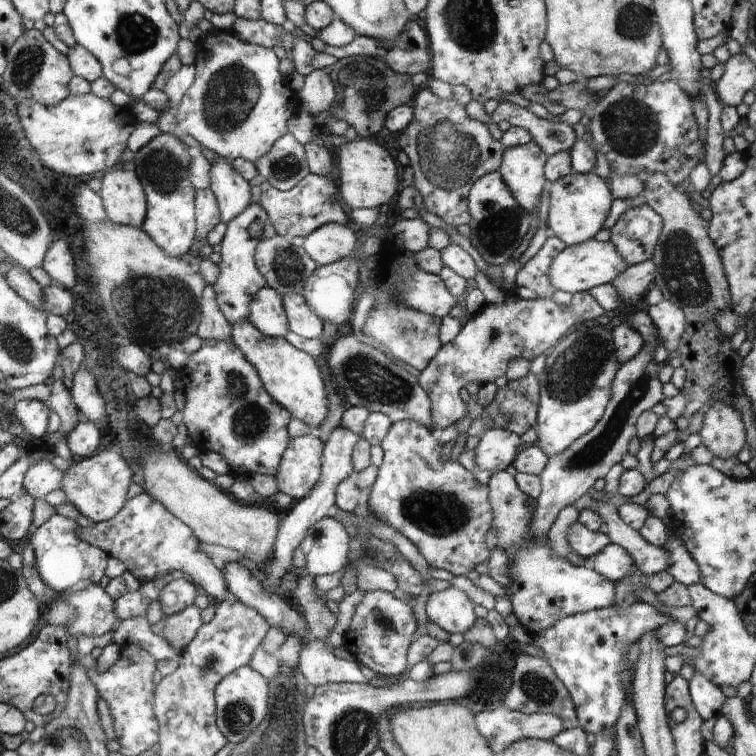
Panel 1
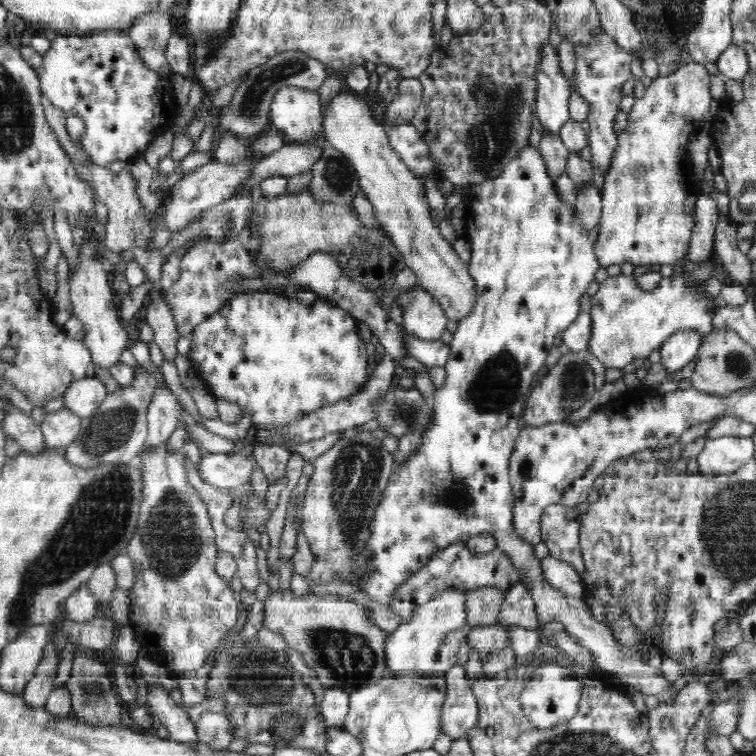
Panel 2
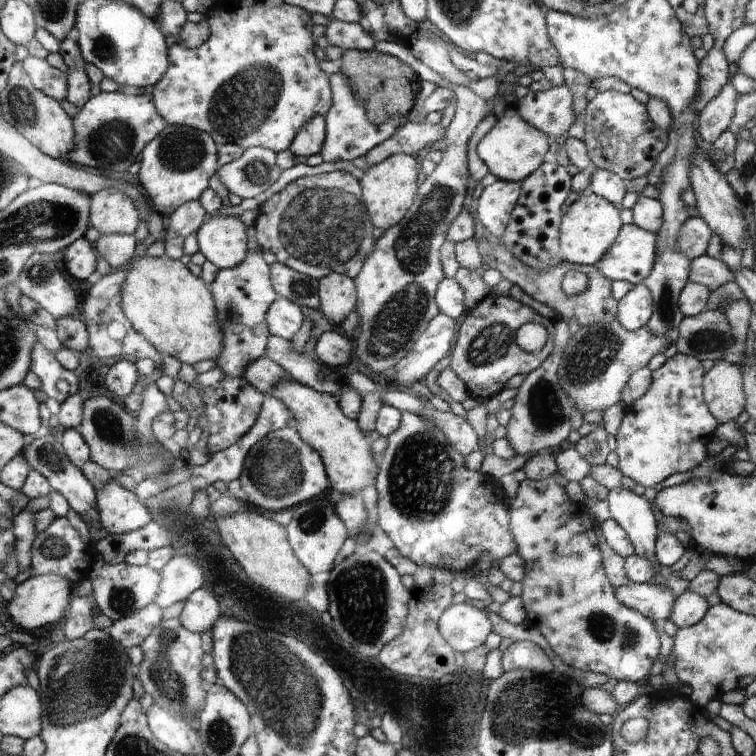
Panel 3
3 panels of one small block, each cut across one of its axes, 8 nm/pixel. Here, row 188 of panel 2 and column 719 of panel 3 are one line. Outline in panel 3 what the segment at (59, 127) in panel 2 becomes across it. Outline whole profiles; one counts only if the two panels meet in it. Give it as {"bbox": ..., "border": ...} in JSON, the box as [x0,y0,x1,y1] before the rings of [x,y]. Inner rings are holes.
{"bbox":[698,80,738,144],"border":[[[730,80],[722,92],[698,113],[699,133],[706,142],[713,144],[718,136],[727,130],[735,113],[738,95]]]}

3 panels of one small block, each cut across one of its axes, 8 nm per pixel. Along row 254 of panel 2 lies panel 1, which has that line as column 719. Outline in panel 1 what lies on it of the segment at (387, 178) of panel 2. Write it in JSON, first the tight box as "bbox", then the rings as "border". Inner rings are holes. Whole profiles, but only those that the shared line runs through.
{"bbox":[699,402,746,459],"border":[[[715,402],[706,410],[699,432],[704,445],[719,459],[737,458],[736,454],[746,444],[746,432],[739,412],[731,405]]]}

